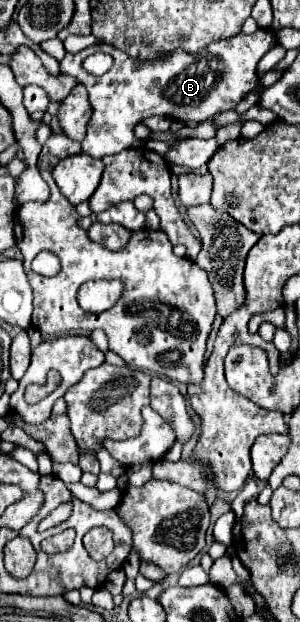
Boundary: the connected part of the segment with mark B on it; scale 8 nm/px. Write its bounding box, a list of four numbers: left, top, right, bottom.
[62,30,276,158]

